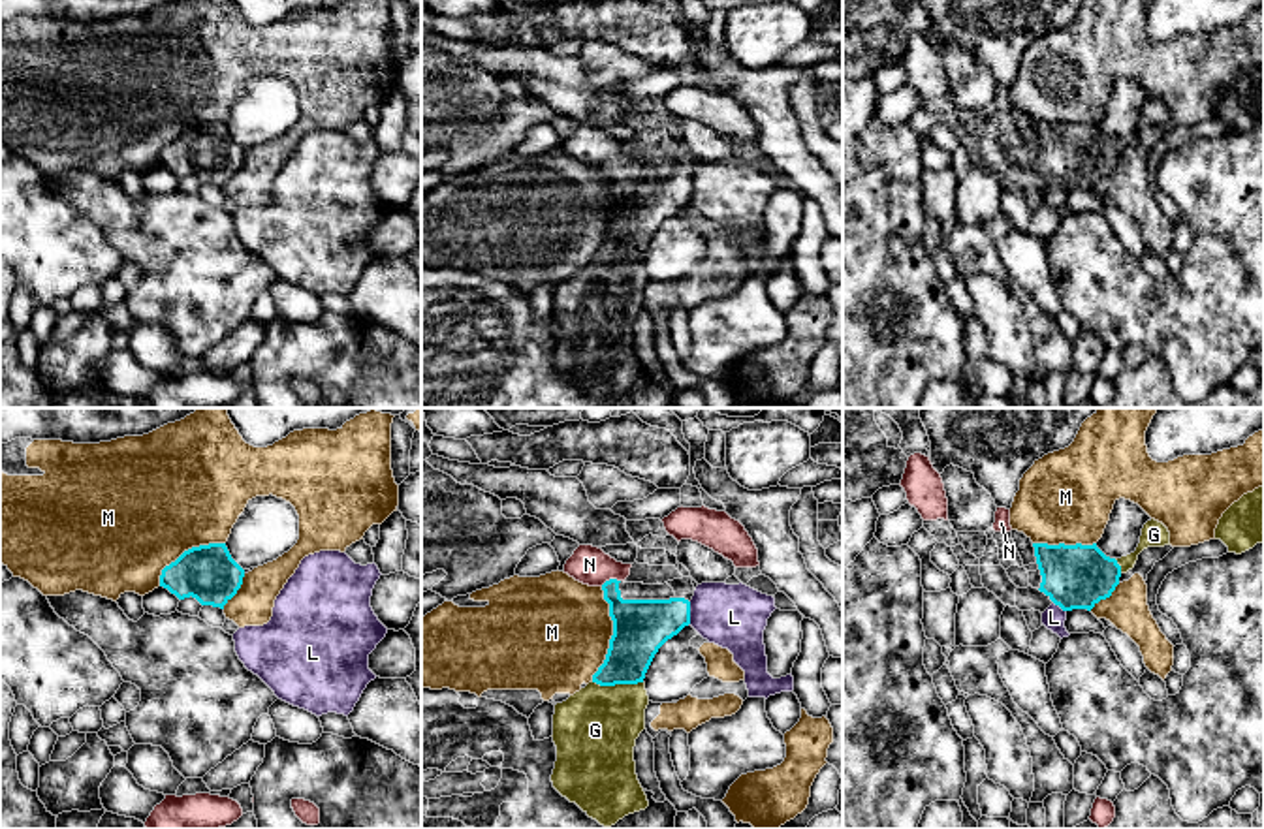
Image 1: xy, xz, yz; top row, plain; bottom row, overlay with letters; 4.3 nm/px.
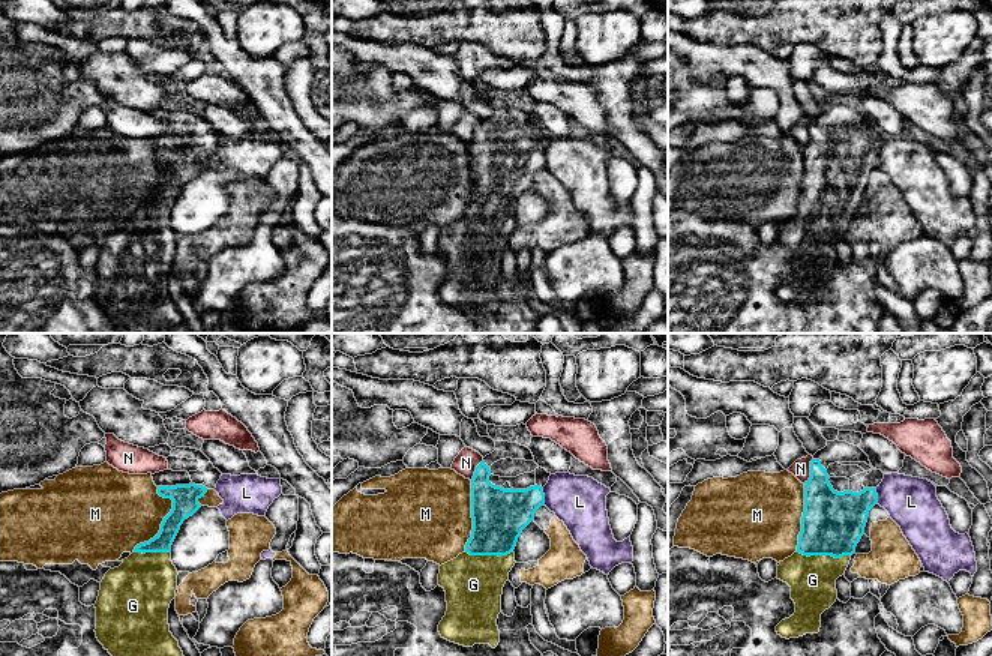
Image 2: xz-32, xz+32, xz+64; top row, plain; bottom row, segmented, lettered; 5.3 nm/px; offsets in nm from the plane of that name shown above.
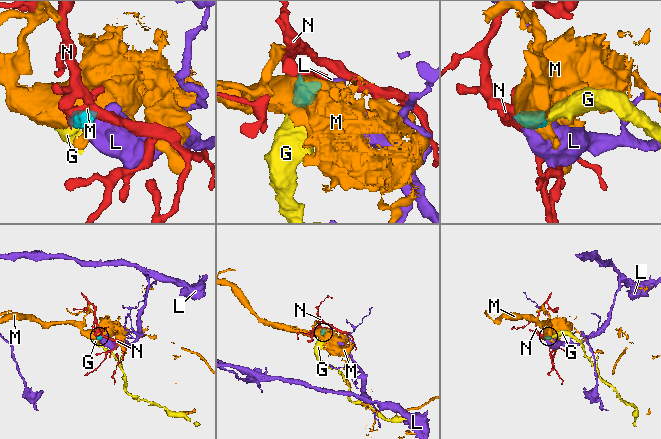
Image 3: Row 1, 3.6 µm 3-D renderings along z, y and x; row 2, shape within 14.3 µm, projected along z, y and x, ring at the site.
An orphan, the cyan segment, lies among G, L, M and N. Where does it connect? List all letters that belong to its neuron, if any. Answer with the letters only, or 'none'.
G

